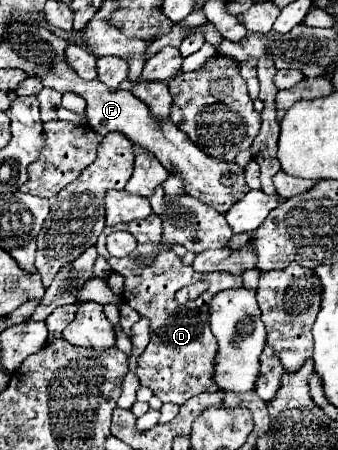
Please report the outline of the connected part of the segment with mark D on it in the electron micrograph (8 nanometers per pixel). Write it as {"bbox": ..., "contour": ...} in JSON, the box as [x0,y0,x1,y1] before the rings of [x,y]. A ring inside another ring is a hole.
{"bbox":[95,214,243,404],"contour":[[[151,214],[145,220],[135,220],[131,224],[117,224],[115,228],[105,228],[99,234],[99,240],[95,244],[97,252],[113,262],[113,272],[119,272],[123,276],[137,278],[137,282],[143,284],[125,284],[123,298],[125,302],[139,312],[141,318],[147,318],[151,322],[151,342],[145,348],[145,352],[139,356],[139,368],[137,376],[141,380],[141,386],[147,386],[153,390],[155,396],[159,396],[163,402],[173,404],[185,404],[189,398],[203,394],[203,392],[217,392],[215,382],[211,380],[211,368],[215,364],[215,336],[209,328],[209,302],[211,298],[229,288],[241,288],[243,286],[242,276],[232,275],[227,272],[213,272],[204,274],[204,281],[209,282],[209,288],[187,304],[177,304],[175,292],[183,286],[187,286],[197,279],[197,275],[191,265],[184,265],[172,249],[159,252],[163,236],[163,224],[157,214]],[[113,230],[125,230],[131,232],[137,238],[137,248],[134,252],[153,256],[150,266],[125,266],[125,260],[111,258],[105,248],[105,238]],[[158,252],[158,253],[157,253]]]}

